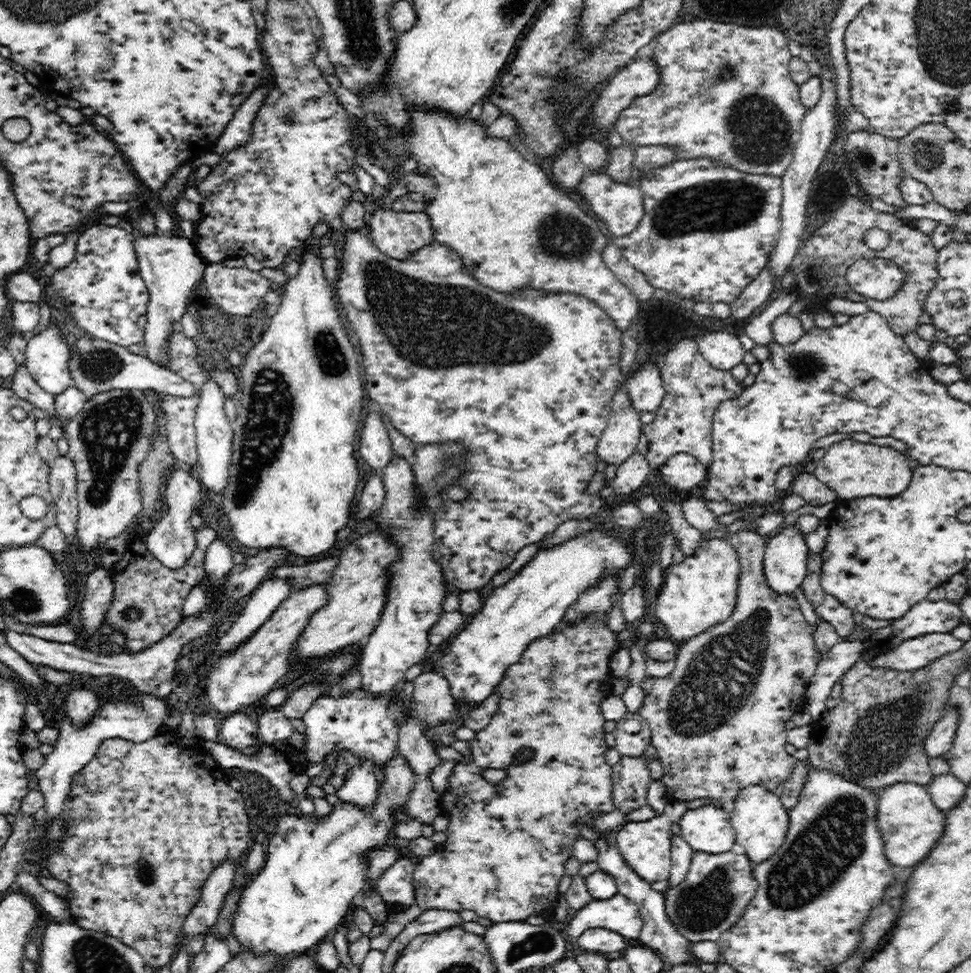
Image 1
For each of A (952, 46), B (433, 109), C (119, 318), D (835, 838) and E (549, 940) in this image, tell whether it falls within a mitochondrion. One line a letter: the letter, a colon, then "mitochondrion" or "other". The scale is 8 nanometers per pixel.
A: mitochondrion
B: other
C: other
D: mitochondrion
E: mitochondrion

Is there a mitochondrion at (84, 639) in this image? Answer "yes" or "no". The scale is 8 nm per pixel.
no

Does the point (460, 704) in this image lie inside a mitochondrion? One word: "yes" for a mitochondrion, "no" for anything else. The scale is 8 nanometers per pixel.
no

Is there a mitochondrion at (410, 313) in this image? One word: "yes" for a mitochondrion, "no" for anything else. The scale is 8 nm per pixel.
yes

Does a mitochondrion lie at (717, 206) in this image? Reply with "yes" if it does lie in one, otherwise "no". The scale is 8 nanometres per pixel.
yes

